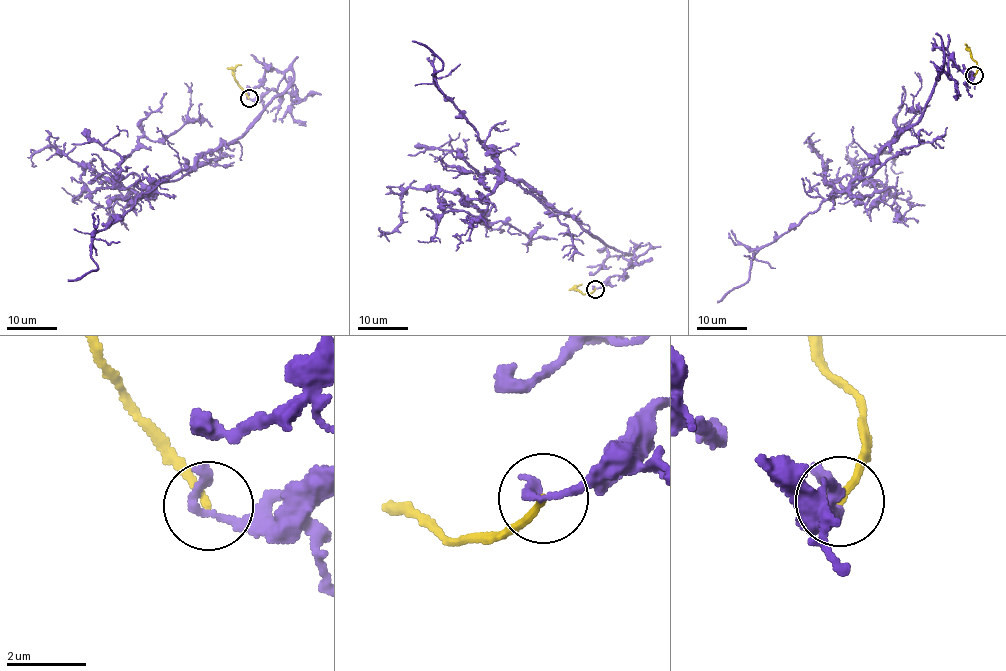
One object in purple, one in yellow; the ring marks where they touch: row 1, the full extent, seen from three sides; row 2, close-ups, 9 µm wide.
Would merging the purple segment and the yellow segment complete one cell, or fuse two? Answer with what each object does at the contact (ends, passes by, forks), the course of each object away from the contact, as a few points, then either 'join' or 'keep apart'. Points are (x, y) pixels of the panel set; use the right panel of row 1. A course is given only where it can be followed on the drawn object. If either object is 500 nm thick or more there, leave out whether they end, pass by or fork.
purple passes by | yellow ends | purple via (974, 76), (942, 47), (924, 112), (862, 169), (853, 195), (875, 190), (877, 154), (915, 113), (918, 73) | yellow via (974, 75), (976, 62), (964, 44) | keep apart

